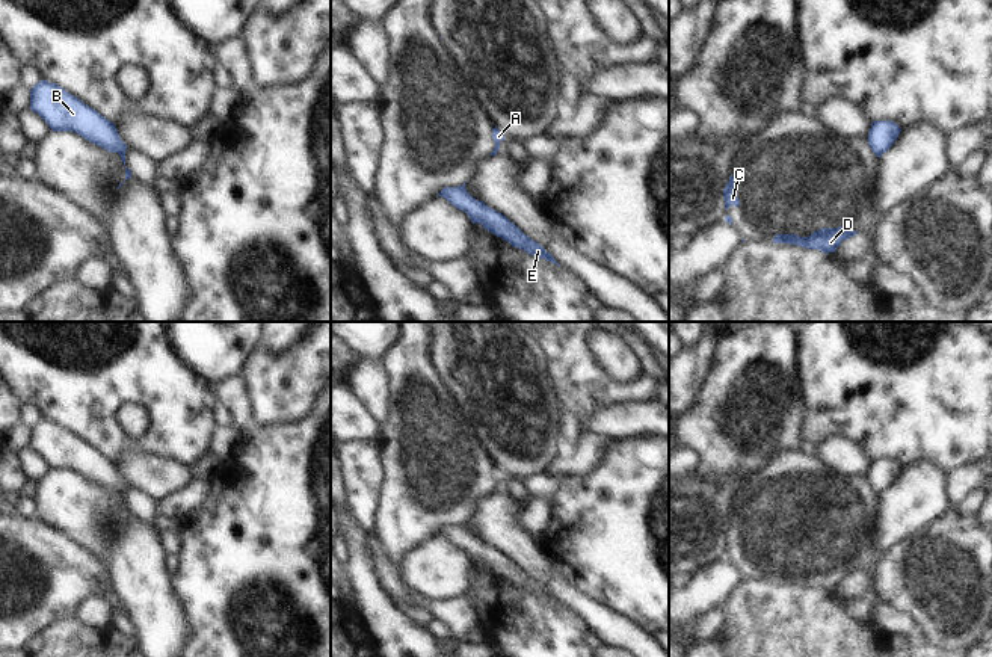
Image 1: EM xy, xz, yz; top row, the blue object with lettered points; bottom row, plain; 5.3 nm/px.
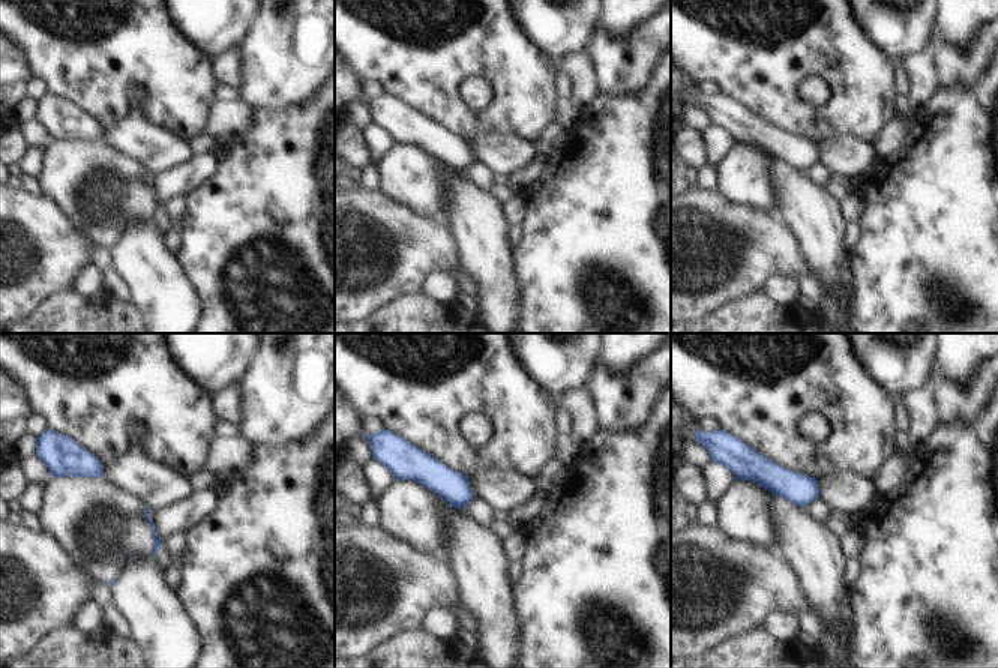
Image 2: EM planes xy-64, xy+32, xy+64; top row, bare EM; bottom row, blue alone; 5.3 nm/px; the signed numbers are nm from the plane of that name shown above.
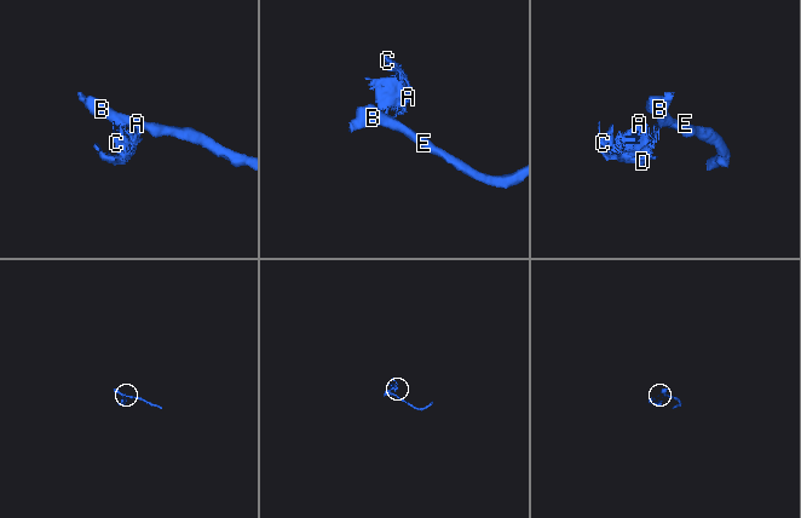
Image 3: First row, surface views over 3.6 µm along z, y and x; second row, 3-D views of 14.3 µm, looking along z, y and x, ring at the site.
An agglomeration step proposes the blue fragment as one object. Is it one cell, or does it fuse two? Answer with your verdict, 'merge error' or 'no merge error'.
merge error

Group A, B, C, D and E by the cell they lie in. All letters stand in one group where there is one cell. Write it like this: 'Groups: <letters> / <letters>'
Groups: A C D / B E.

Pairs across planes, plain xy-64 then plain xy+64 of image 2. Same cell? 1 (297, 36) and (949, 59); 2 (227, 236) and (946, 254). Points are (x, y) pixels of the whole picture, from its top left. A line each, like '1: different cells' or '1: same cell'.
1: same cell
2: same cell

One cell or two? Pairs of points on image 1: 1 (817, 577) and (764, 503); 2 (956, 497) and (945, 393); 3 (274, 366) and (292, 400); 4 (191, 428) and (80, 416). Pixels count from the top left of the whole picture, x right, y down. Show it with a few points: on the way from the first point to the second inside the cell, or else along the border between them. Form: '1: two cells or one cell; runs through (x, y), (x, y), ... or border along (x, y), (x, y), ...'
1: one cell; runs through (817, 559), (782, 521)
2: two cells; border along (976, 462), (958, 465), (947, 475)
3: one cell; runs through (274, 375), (274, 379), (284, 391)
4: one cell; runs through (163, 400), (154, 391), (107, 393)

